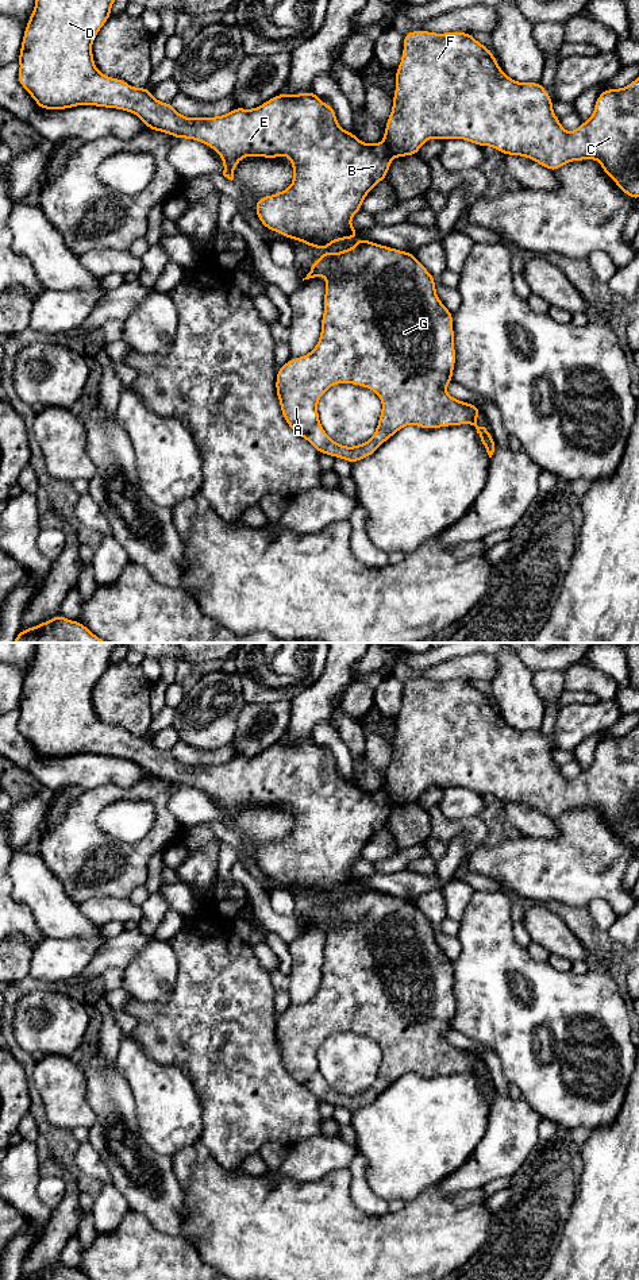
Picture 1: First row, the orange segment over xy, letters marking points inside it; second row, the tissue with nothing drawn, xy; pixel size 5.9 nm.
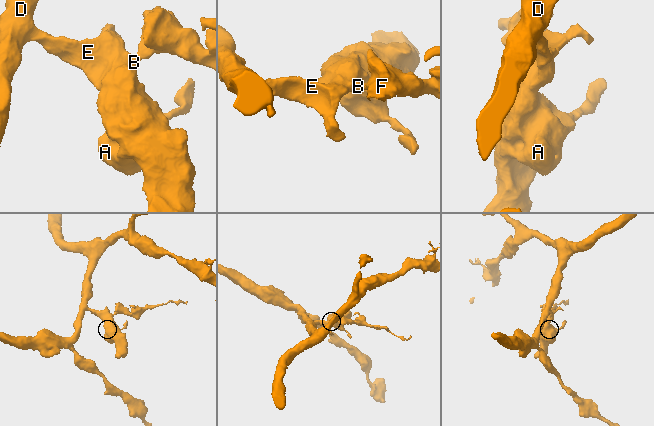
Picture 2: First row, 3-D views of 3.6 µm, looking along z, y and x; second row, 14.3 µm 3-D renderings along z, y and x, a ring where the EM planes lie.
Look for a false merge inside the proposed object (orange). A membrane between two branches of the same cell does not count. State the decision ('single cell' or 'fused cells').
fused cells

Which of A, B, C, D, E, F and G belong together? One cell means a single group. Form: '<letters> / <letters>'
A B D E G / C F

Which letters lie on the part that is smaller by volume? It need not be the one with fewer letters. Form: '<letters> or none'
C, F

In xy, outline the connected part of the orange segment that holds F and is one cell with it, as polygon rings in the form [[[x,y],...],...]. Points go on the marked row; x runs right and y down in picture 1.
[[[417,30],[403,38],[393,108],[384,134],[394,158],[417,155],[427,140],[438,138],[492,146],[505,155],[530,158],[553,171],[573,161],[596,159],[627,196],[639,198],[639,77],[624,88],[604,89],[592,117],[567,132],[554,115],[554,101],[540,81],[509,78],[492,50],[471,34]]]

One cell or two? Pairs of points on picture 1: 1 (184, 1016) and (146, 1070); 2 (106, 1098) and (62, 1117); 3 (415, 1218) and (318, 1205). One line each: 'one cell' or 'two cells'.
1: two cells
2: two cells
3: one cell

